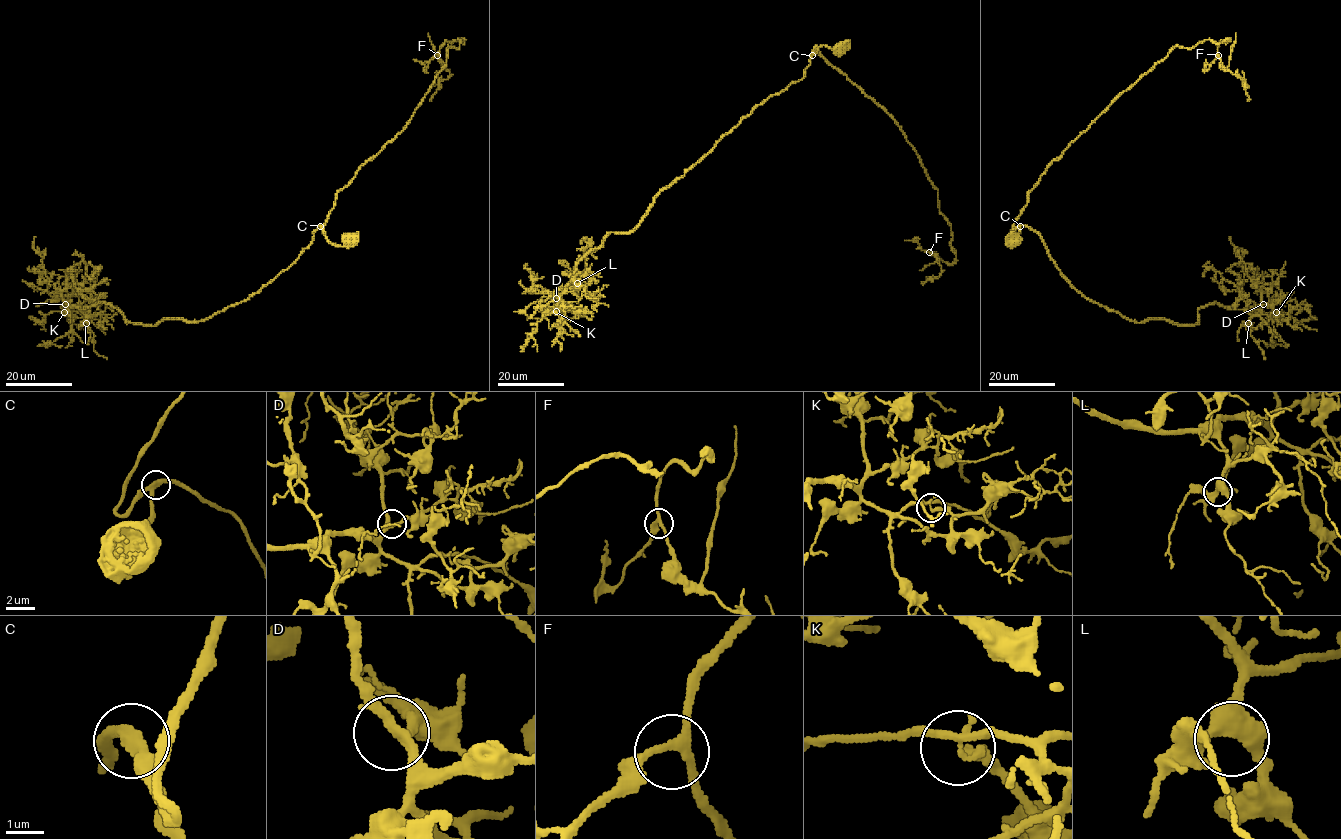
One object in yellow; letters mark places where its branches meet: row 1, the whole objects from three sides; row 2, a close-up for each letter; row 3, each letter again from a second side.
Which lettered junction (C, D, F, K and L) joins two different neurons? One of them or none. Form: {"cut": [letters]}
{"cut": []}

